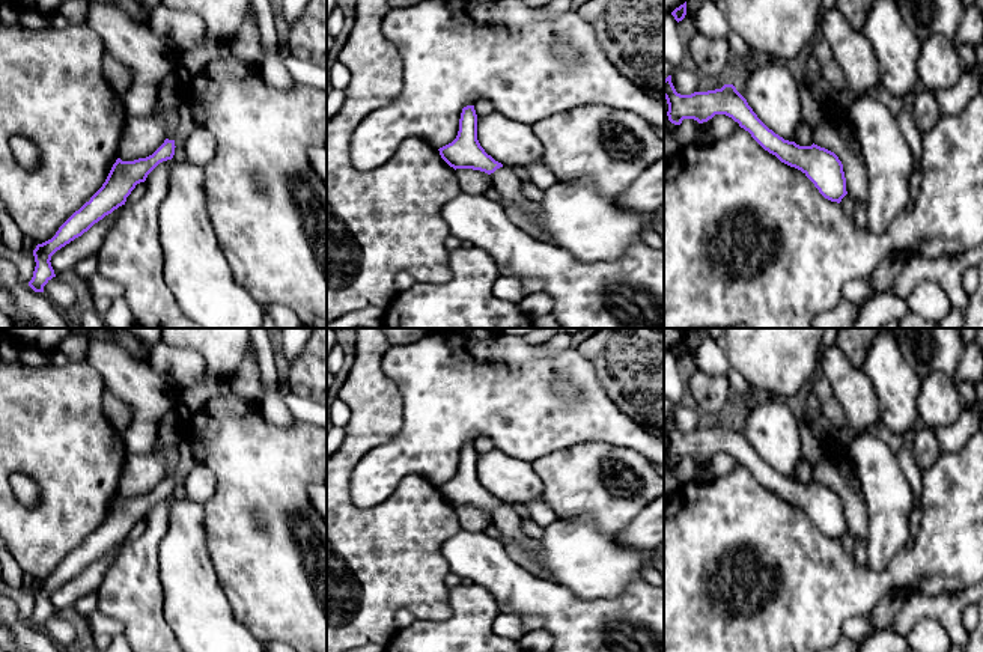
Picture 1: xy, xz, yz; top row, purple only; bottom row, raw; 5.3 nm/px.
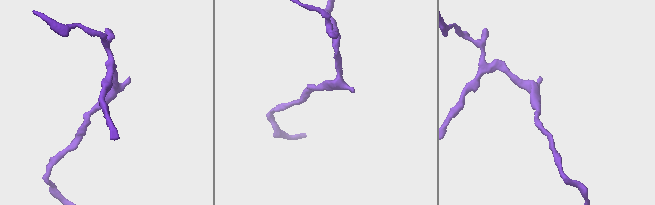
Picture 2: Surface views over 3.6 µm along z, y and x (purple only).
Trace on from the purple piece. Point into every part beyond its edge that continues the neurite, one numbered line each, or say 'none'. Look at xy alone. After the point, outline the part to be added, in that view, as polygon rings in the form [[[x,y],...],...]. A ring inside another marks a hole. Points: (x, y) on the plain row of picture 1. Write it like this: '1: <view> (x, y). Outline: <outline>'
1: xy (191, 453). Outline: [[[184,440],[181,443],[181,456],[175,477],[176,485],[182,485],[185,476],[193,467],[205,461],[205,449],[199,443]]]

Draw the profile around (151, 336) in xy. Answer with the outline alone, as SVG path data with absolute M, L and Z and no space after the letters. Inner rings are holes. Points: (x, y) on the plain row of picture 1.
M125 328L140 340L155 345L161 342L161 328Z

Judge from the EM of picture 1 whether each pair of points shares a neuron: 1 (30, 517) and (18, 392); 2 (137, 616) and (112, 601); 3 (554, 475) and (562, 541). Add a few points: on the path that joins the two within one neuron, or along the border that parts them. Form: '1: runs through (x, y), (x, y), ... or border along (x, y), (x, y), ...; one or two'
1: runs through (47, 488), (47, 434), (36, 423); one
2: runs through (131, 610), (122, 601), (118, 601); one
3: border along (557, 517), (589, 515), (593, 520); two

